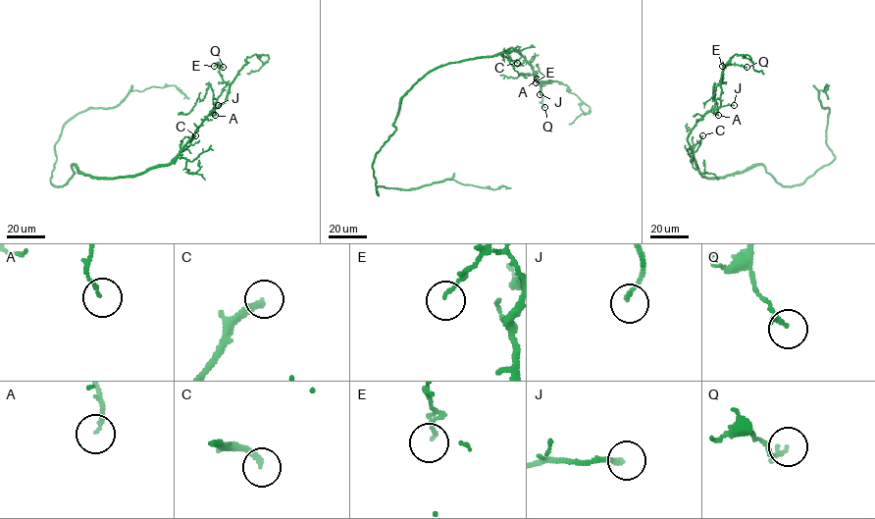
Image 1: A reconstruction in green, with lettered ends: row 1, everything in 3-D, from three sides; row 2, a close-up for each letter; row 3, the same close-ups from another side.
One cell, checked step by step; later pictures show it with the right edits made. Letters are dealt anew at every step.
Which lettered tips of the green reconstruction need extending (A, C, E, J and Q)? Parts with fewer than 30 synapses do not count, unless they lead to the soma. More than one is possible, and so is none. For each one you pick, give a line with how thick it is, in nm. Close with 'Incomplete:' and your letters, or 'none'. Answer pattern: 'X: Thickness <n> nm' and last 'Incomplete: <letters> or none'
Incomplete: none

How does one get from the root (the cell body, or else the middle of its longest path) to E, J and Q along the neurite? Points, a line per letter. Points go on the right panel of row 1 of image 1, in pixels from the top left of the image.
E: (734, 173), (720, 177), (703, 177), (696, 167), (688, 140), (695, 124), (720, 106), (722, 66)
J: (734, 173), (720, 177), (703, 177), (696, 167), (688, 140), (690, 130), (705, 113), (734, 105)
Q: (734, 173), (720, 177), (703, 177), (696, 167), (688, 135), (705, 113), (720, 106), (723, 66), (746, 67)

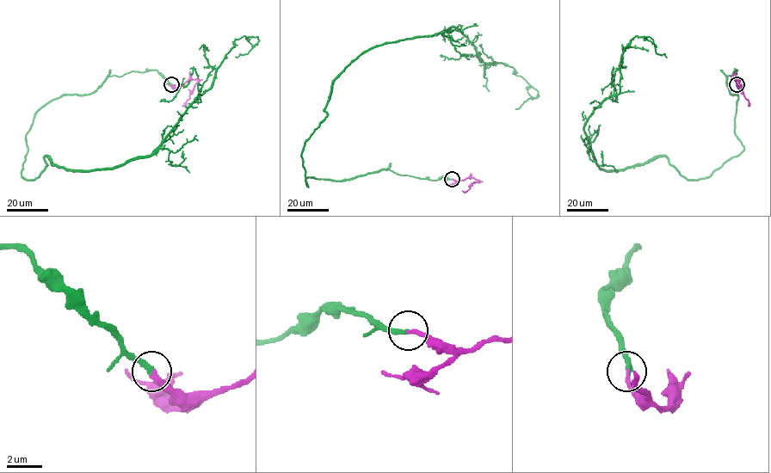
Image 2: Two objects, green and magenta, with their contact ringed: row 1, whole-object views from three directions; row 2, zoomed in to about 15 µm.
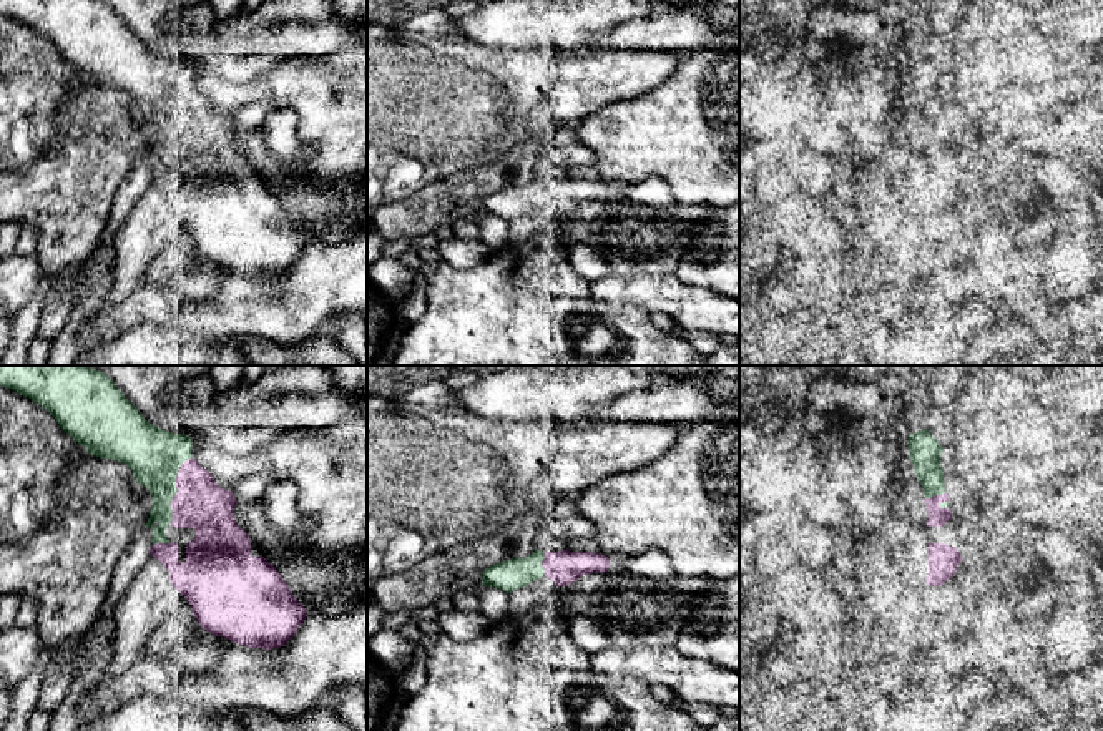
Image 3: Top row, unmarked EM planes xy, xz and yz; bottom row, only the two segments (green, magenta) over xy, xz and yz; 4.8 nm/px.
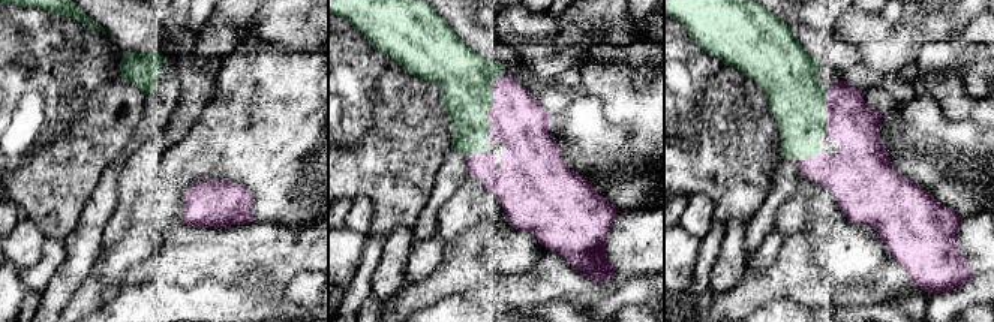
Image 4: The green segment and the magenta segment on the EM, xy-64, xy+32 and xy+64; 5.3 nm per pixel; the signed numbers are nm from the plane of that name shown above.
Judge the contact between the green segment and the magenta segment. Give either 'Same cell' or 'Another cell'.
Same cell

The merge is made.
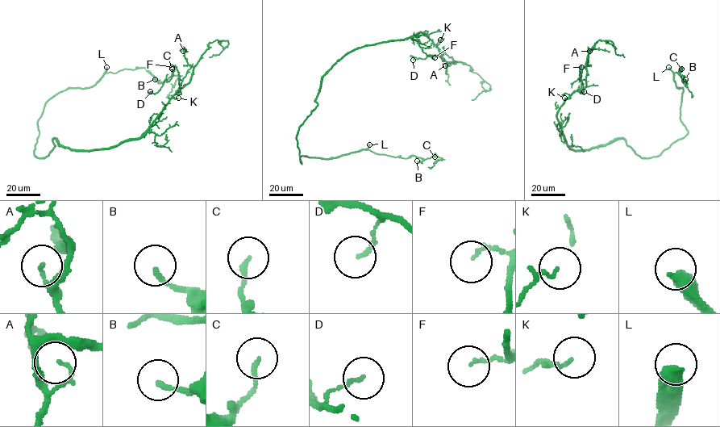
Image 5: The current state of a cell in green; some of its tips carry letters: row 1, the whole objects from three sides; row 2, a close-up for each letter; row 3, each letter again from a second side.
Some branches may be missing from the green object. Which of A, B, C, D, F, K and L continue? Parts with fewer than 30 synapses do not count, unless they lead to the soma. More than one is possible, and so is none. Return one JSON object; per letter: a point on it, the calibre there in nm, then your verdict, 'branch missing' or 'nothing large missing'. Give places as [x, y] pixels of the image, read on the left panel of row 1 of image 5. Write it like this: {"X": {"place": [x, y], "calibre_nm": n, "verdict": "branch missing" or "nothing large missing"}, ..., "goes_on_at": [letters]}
{"A": {"place": [183, 51], "calibre_nm": 100, "verdict": "nothing large missing"}, "B": {"place": [155, 79], "calibre_nm": 160, "verdict": "nothing large missing"}, "C": {"place": [172, 69], "calibre_nm": 160, "verdict": "nothing large missing"}, "D": {"place": [150, 91], "calibre_nm": 140, "verdict": "nothing large missing"}, "F": {"place": [172, 67], "calibre_nm": 110, "verdict": "nothing large missing"}, "K": {"place": [178, 98], "calibre_nm": 70, "verdict": "nothing large missing"}, "L": {"place": [106, 67], "calibre_nm": 600, "verdict": "branch missing"}, "goes_on_at": ["L"]}

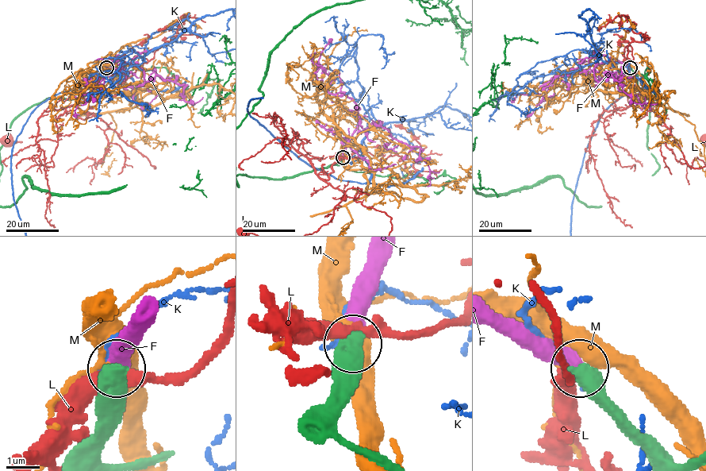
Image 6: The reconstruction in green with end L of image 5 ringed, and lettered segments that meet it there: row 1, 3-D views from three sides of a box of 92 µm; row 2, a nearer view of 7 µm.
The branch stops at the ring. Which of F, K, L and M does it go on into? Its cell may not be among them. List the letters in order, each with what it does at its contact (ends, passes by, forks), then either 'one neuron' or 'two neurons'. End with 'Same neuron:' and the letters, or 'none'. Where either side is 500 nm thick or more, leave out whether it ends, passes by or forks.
F: one neuron
K: two neurons
L: two neurons
M: two neurons
Same neuron: F

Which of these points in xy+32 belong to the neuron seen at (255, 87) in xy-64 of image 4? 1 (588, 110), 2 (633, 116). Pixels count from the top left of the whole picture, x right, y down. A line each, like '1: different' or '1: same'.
1: different
2: same

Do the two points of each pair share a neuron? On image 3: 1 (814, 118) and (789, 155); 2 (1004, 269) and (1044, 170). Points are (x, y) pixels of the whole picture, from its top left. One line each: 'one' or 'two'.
1: two
2: two

